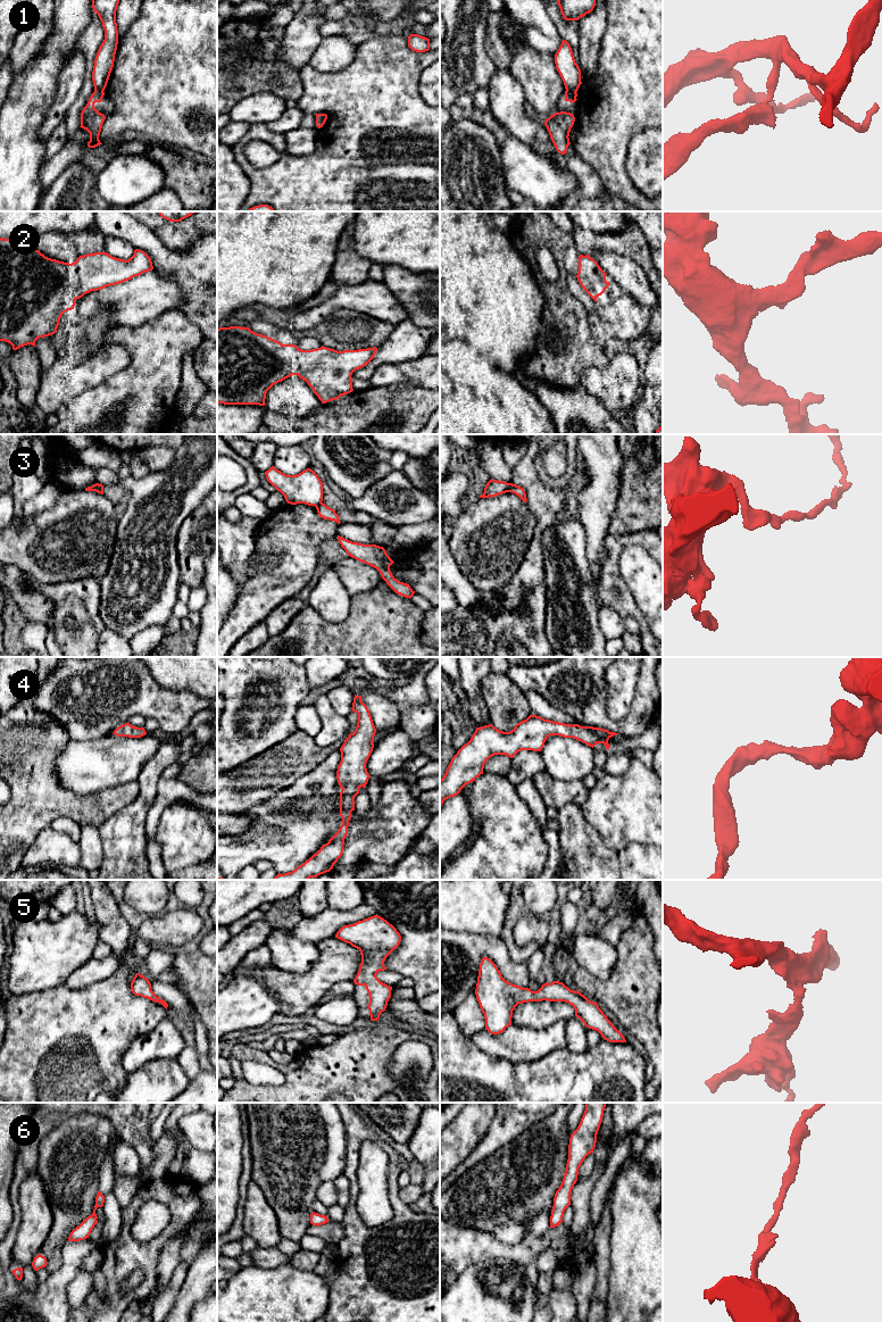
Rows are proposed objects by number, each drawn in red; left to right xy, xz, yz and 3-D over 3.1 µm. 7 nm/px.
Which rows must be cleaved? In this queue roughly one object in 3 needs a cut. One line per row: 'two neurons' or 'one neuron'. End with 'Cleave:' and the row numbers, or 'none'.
1: two neurons
2: one neuron
3: two neurons
4: one neuron
5: one neuron
6: one neuron
Cleave: 1, 3

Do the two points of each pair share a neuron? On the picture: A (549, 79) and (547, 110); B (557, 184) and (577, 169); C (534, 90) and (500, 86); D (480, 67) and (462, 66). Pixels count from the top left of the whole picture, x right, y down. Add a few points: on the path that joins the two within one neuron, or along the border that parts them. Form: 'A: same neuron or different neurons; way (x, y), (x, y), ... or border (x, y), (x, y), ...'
A: same neuron; way (547, 86), (547, 102)
B: different neurons; border (566, 168), (576, 180), (576, 188), (565, 199)
C: different neurons; border (508, 69), (521, 85), (526, 102)
D: same neuron; way (475, 67), (466, 67)

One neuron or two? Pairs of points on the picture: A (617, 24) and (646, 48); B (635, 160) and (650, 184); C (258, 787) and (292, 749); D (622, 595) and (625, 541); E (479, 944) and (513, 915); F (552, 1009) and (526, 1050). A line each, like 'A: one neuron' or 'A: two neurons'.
A: one neuron
B: one neuron
C: one neuron
D: one neuron
E: two neurons
F: two neurons

